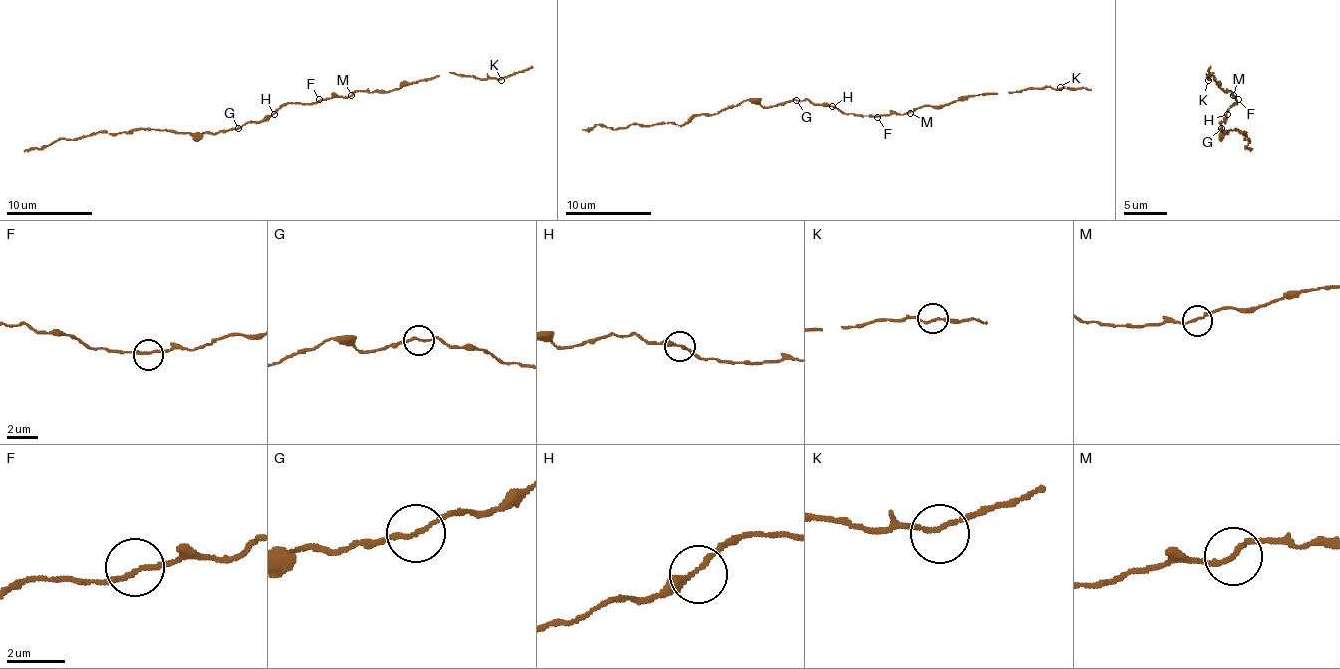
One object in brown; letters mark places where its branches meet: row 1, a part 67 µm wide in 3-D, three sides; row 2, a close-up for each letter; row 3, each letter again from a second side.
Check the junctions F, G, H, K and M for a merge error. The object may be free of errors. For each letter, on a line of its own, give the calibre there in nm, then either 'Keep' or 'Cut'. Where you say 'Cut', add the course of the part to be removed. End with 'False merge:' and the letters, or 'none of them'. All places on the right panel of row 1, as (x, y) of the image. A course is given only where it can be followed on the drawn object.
F: Thickness 160 nm. Keep
G: Thickness 140 nm. Cut. Course of the part to remove: (1220, 127), (1227, 134), (1220, 134), (1235, 129), (1246, 132), (1246, 140), (1248, 138), (1244, 149), (1250, 151)
H: Thickness 240 nm. Keep
K: Thickness 140 nm. Keep
M: Thickness 150 nm. Keep
False merge: G

